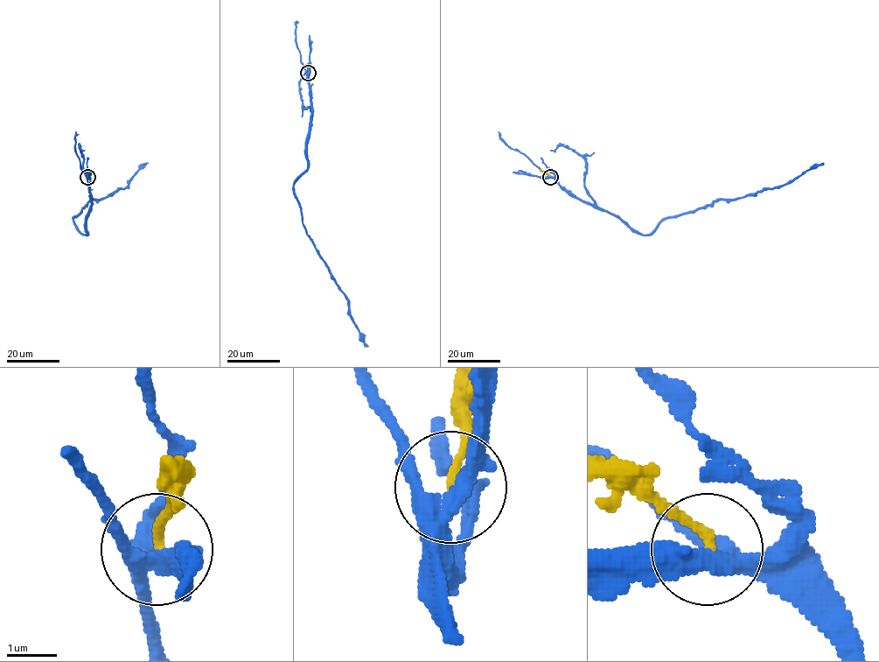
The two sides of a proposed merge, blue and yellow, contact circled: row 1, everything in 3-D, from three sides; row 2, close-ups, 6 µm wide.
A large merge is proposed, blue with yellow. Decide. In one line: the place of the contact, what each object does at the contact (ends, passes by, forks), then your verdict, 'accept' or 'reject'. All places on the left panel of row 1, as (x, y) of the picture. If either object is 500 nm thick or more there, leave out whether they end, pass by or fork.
at (87, 177); blue forks there; yellow ends there; reject

